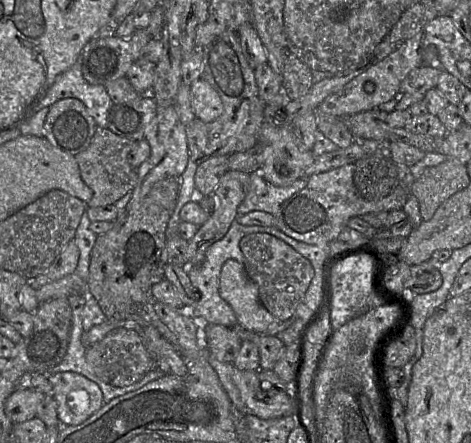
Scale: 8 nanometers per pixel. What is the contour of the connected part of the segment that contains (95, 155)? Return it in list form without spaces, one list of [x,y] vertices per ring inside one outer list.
[[[96,125],[95,134],[90,145],[75,156],[83,182],[92,190],[92,198],[87,207],[103,208],[115,204],[131,192],[137,183],[137,169],[127,161],[128,153],[135,146],[136,141],[114,134],[107,128]]]

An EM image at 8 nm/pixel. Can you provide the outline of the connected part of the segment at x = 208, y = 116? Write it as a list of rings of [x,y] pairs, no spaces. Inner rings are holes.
[[[201,78],[190,85],[190,104],[196,118],[203,122],[212,122],[223,112],[220,96]]]

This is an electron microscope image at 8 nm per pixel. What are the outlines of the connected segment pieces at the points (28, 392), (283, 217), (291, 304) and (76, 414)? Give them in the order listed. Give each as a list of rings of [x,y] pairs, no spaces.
[[[32,388],[15,389],[5,401],[5,414],[13,424],[30,420],[36,417],[38,405],[45,396]]]
[[[351,163],[308,177],[306,187],[287,199],[275,213],[275,227],[297,241],[328,245],[354,216],[403,209],[410,192],[399,179],[398,185],[388,196],[378,201],[369,201],[359,194],[354,184],[355,168],[355,163]]]
[[[253,233],[240,241],[247,276],[257,285],[260,303],[279,321],[291,318],[304,299],[313,278],[308,259],[281,239],[267,233]]]
[[[75,372],[45,374],[52,384],[52,396],[57,402],[57,413],[62,426],[76,426],[97,412],[104,404],[103,394],[97,384]]]

